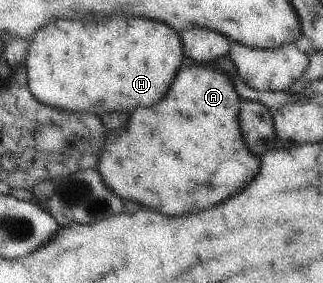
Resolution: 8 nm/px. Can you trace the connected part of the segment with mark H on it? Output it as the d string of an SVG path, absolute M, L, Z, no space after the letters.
M114 17L106 21L100 19L96 29L92 21L84 23L58 19L50 22L48 27L39 29L30 40L24 61L30 93L44 105L72 113L96 113L100 117L114 111L132 113L138 107L152 107L154 103L162 101L162 95L166 95L185 55L183 43L176 31L164 23L136 17Z

